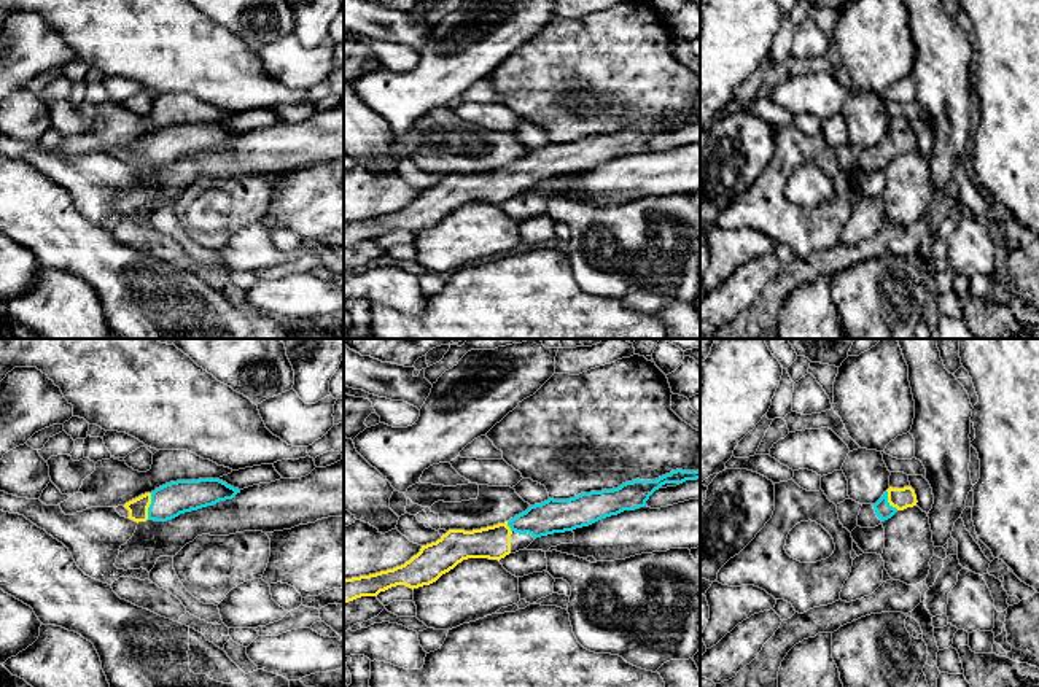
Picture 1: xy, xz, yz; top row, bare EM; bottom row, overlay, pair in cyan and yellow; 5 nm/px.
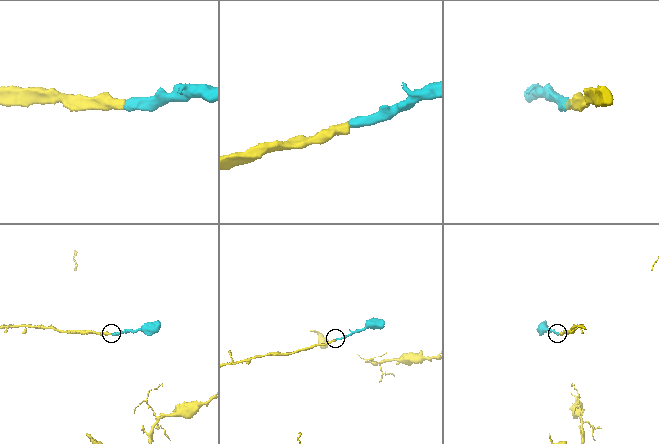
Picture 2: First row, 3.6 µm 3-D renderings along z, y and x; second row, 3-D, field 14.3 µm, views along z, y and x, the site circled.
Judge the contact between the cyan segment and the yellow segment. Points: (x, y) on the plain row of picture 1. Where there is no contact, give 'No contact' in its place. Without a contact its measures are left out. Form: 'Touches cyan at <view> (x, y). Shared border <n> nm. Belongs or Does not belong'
Touches cyan at xy (150, 150). Shared border 140 nm. Belongs

